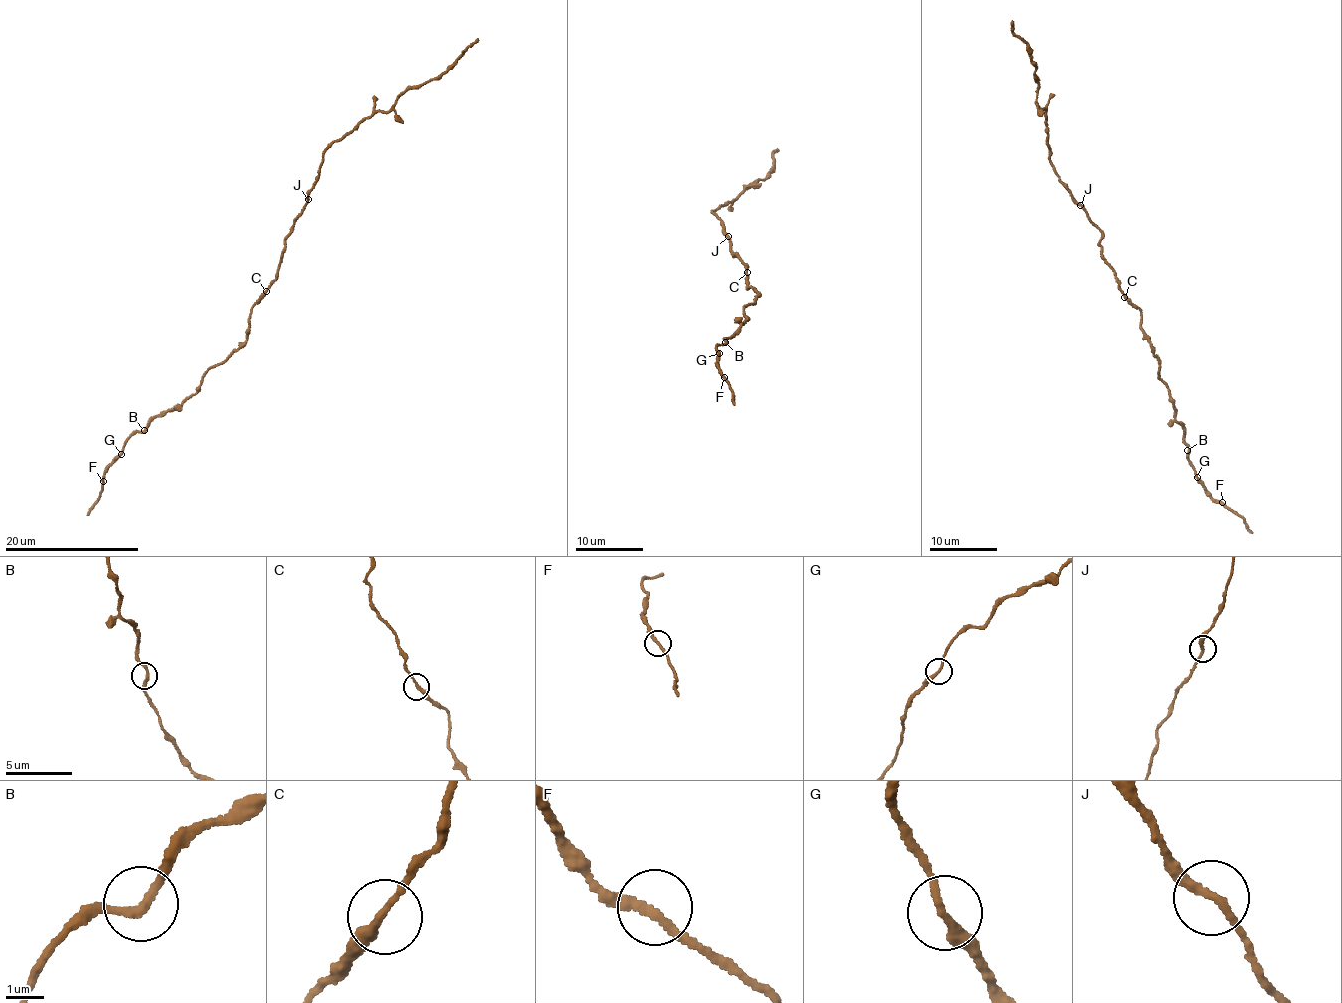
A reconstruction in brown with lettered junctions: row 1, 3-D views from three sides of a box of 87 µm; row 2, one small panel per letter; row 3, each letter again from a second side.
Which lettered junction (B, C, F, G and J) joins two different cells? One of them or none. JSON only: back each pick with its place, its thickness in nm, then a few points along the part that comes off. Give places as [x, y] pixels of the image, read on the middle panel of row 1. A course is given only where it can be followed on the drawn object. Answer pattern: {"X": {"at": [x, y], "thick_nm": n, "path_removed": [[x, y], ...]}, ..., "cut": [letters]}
{"cut": []}

